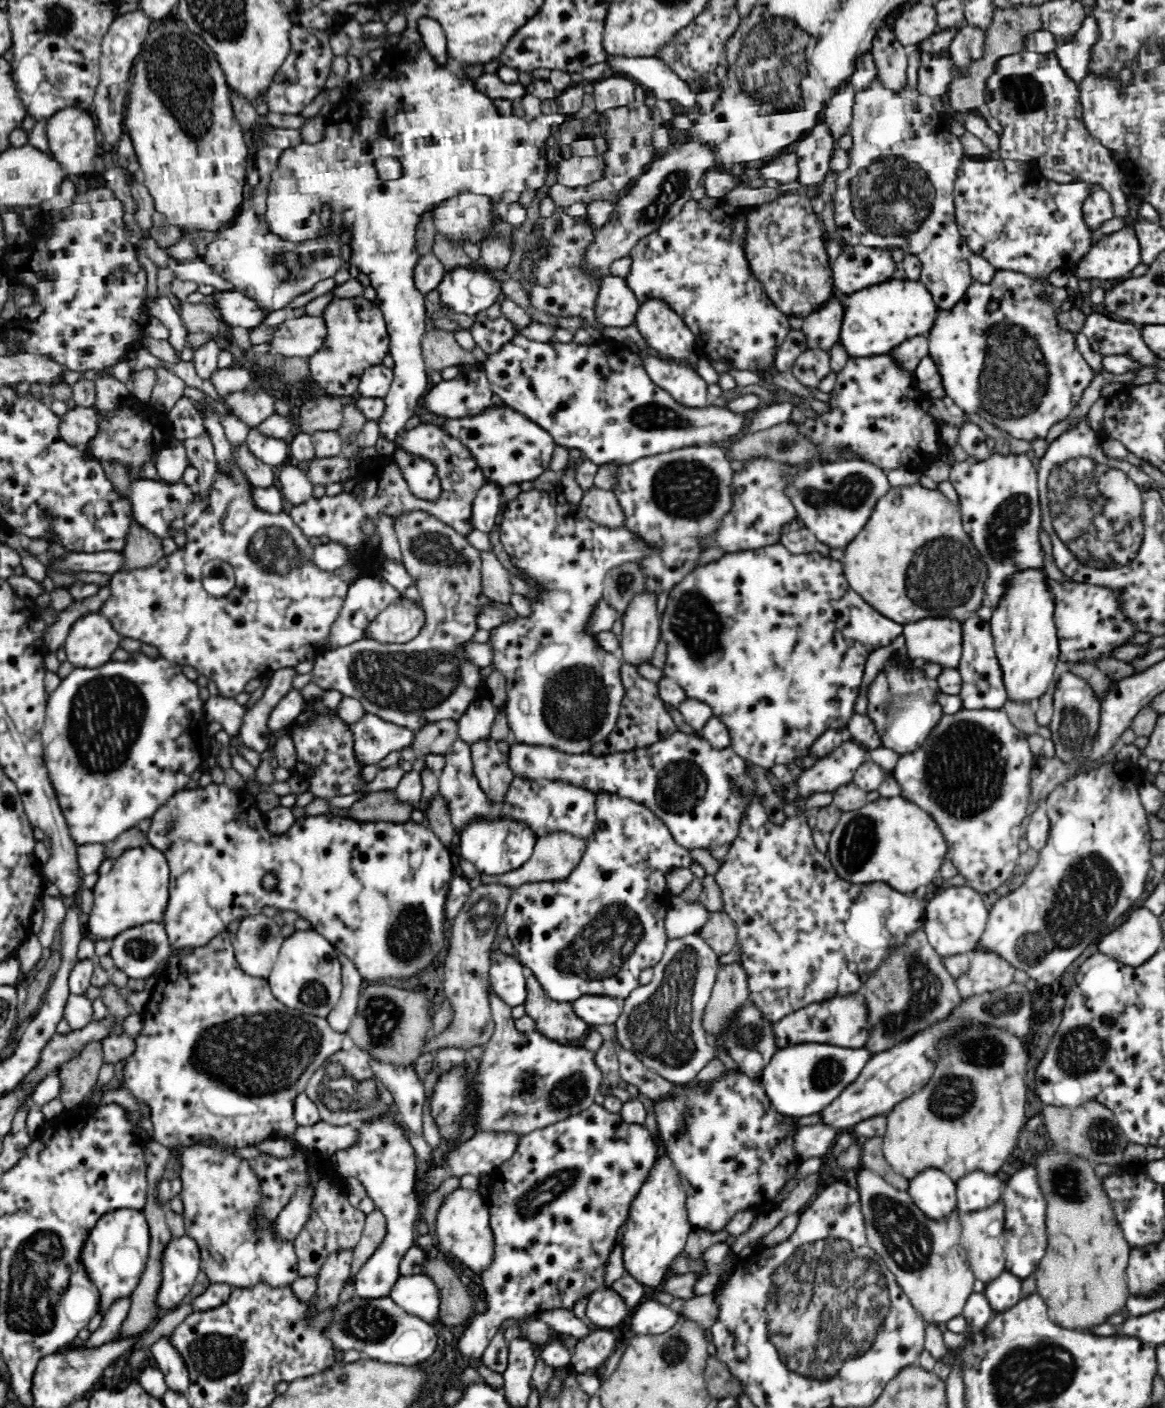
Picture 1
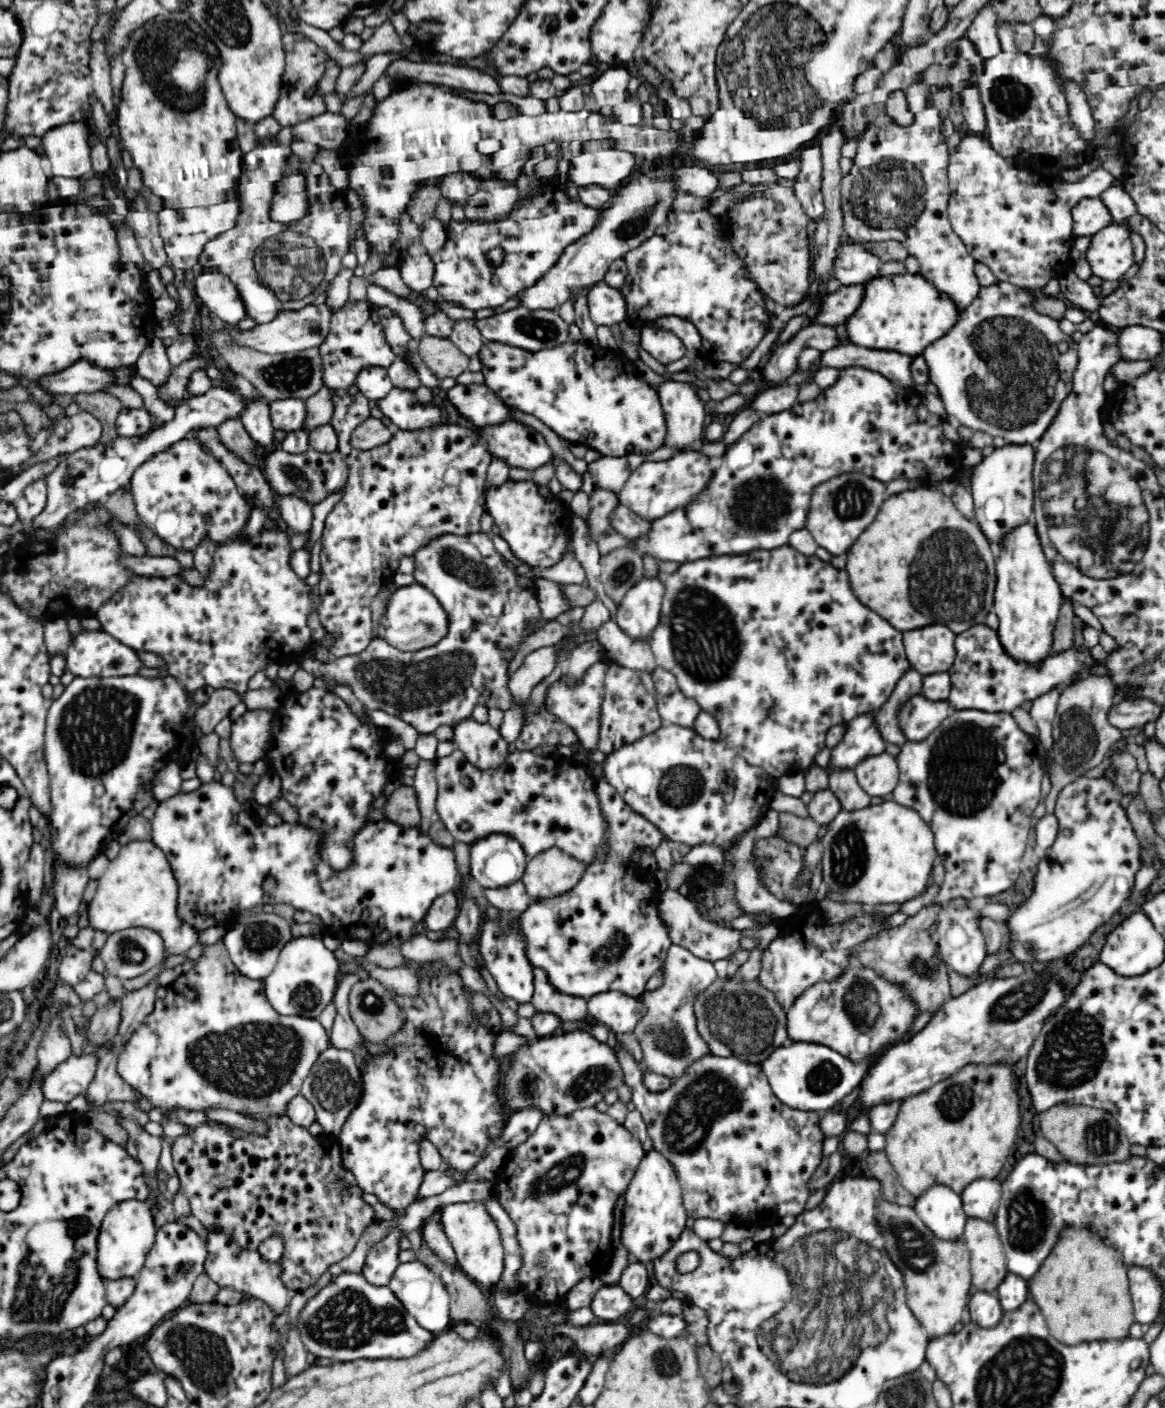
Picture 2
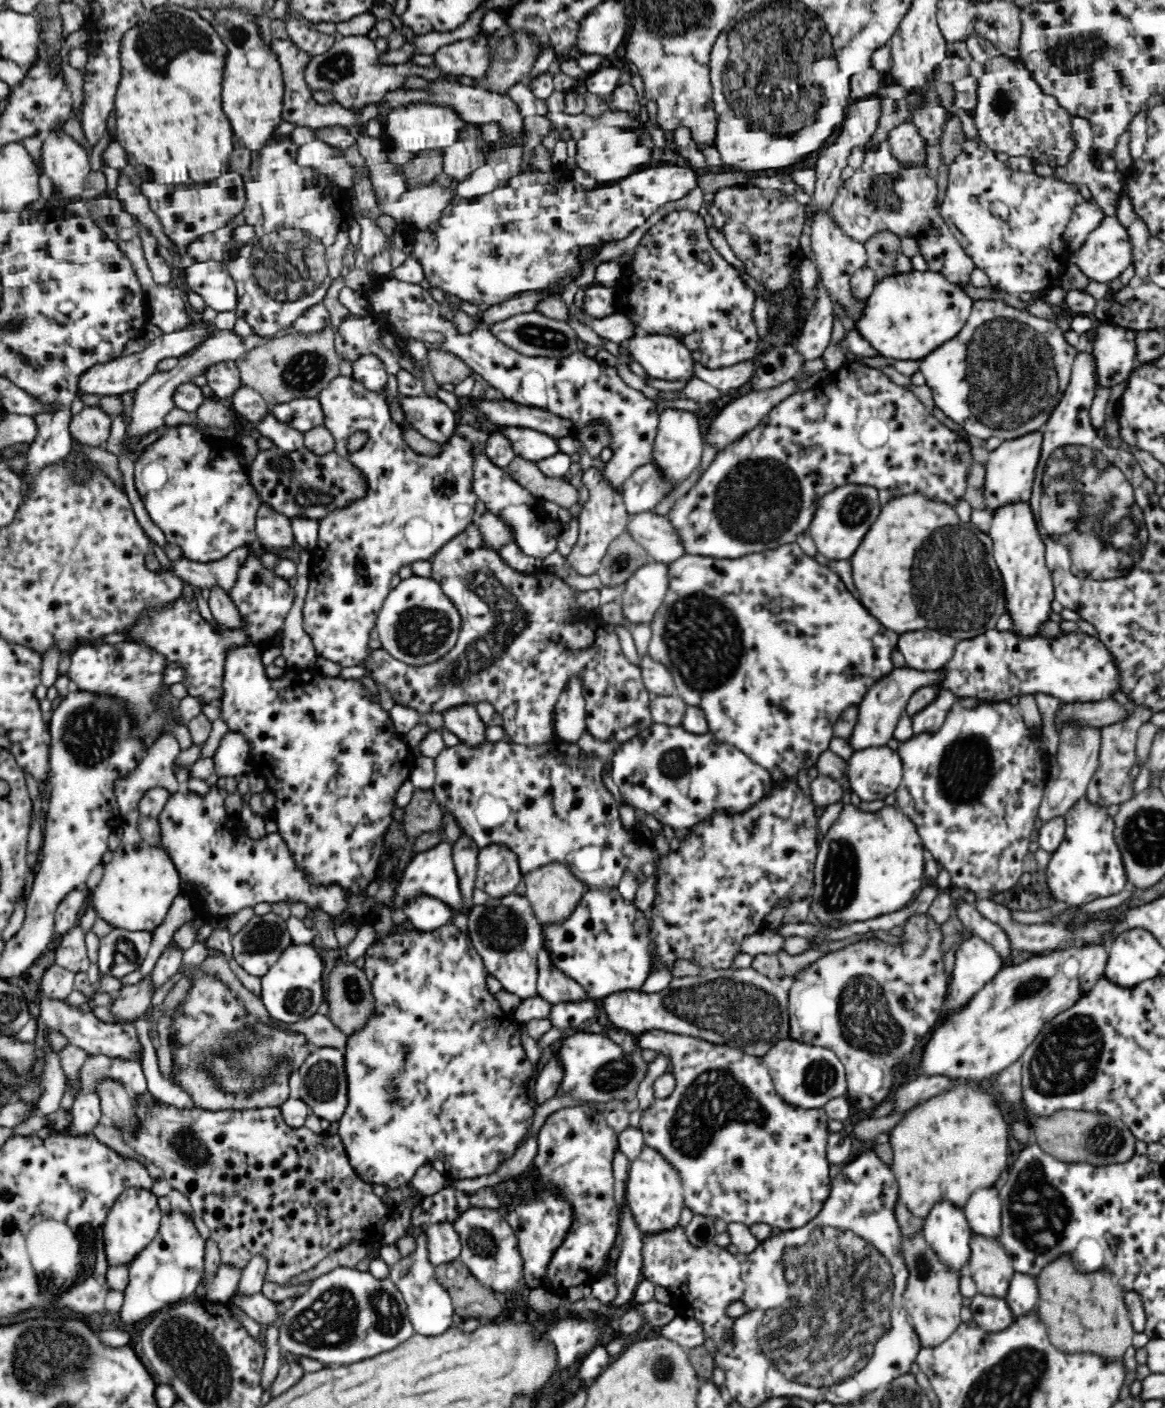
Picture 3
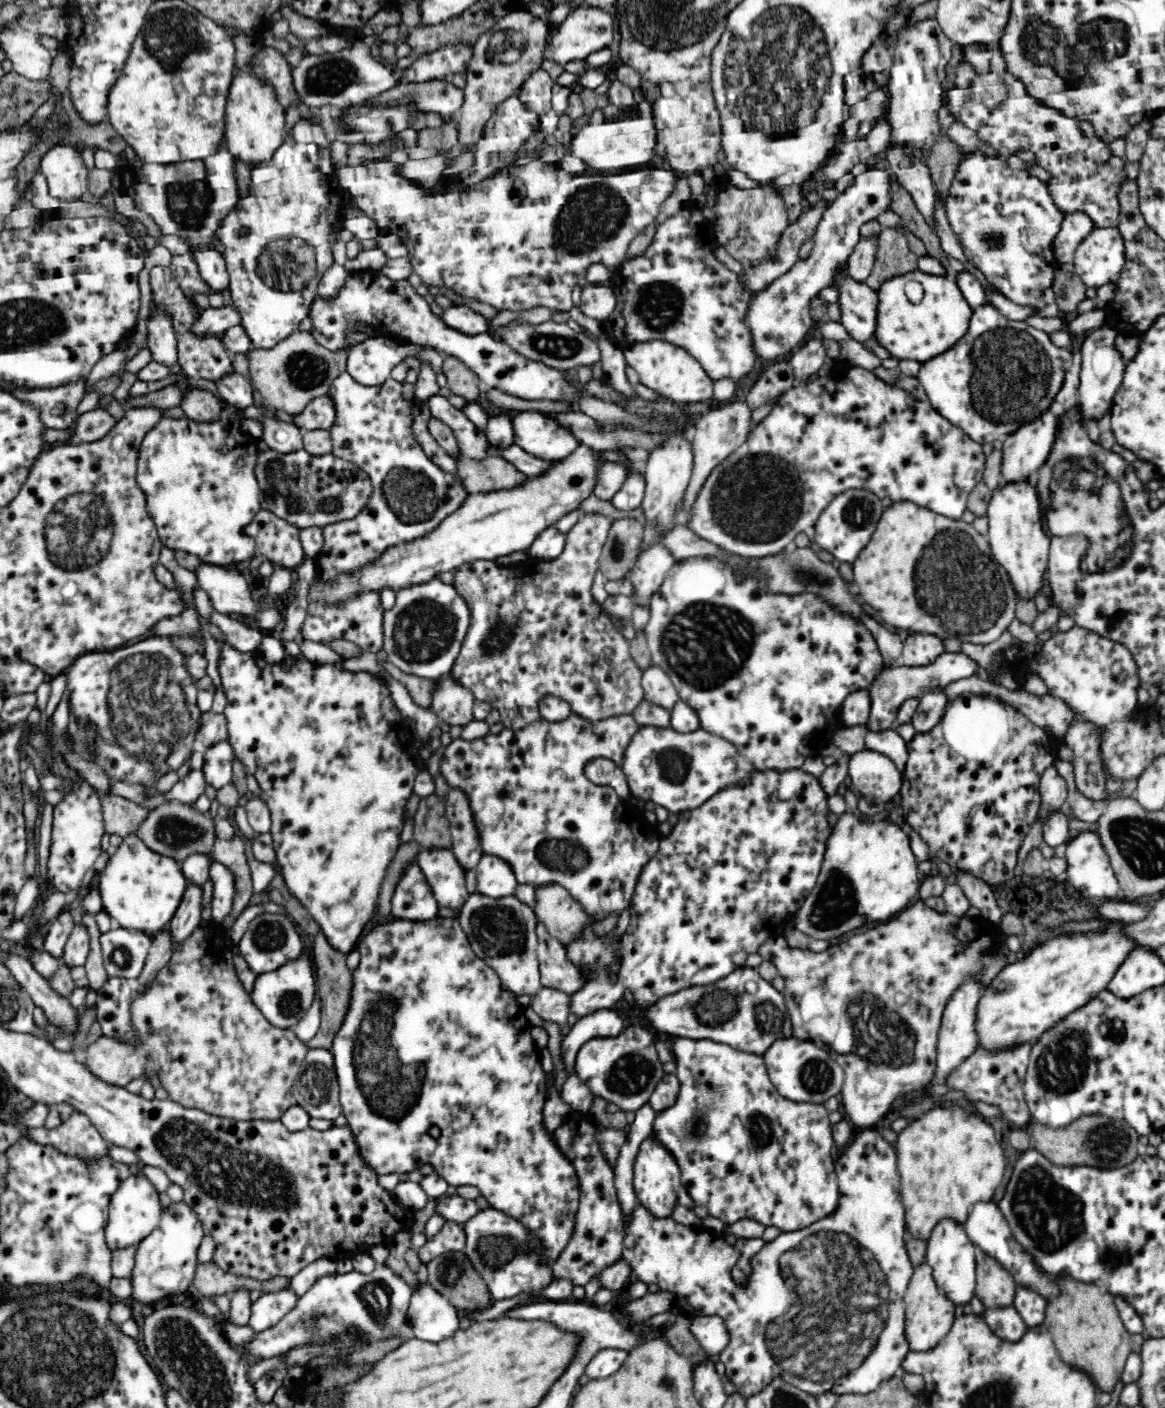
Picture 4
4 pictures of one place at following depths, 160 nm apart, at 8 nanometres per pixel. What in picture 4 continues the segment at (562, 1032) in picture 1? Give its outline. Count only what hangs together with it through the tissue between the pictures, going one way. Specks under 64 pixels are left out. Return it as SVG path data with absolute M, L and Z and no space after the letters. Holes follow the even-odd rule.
M536 918L537 959L541 973L541 985L556 988L568 994L578 992L584 983L582 972L567 957L567 950L553 937L545 924Z

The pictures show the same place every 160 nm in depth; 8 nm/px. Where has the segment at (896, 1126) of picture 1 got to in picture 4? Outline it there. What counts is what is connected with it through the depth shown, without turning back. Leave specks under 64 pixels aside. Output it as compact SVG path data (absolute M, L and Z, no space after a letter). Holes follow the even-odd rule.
M950 1103L950 1104L939 1104L935 1107L930 1108L927 1113L923 1114L923 1117L898 1133L897 1142L895 1143L896 1156L897 1156L897 1167L899 1172L899 1178L901 1183L901 1198L905 1207L905 1223L906 1228L910 1231L910 1235L915 1240L924 1240L928 1242L932 1229L938 1224L938 1221L942 1220L954 1220L956 1223L964 1224L970 1216L970 1210L974 1204L978 1202L988 1202L992 1200L1002 1178L1004 1178L1004 1168L1006 1168L1006 1160L1004 1160L1004 1150L1000 1148L1000 1144L996 1142L996 1134L994 1129L989 1123L983 1120L983 1118L973 1111L970 1111L966 1103Z

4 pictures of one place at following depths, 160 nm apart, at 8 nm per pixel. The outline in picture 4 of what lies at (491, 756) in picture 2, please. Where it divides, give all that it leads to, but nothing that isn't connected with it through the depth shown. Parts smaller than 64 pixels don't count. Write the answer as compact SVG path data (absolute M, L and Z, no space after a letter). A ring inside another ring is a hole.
M451 670L435 679L432 692L430 709L442 722L464 727L473 720L475 697L451 675Z

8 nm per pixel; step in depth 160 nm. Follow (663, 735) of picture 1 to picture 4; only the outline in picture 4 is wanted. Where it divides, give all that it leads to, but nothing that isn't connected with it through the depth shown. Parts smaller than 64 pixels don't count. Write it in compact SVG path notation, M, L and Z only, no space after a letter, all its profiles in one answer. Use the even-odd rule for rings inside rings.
M583 513L578 522L571 528L566 535L566 542L564 550L560 553L558 558L554 560L534 560L522 562L515 566L500 567L493 560L473 560L464 563L455 572L454 586L460 593L460 596L466 600L466 604L470 609L470 626L466 633L465 639L462 641L462 648L460 654L455 660L451 668L451 675L462 686L472 691L475 700L490 704L492 709L497 709L500 712L501 722L504 728L514 729L518 731L524 729L528 724L534 723L536 719L540 719L540 712L538 711L538 702L542 700L547 694L554 695L558 698L568 702L572 712L582 717L582 719L604 720L610 716L630 715L644 699L644 689L641 685L641 676L643 675L640 667L634 663L634 659L630 656L628 639L620 635L620 631L616 631L616 627L612 626L610 618L607 618L604 608L597 603L592 595L591 586L594 582L594 574L598 568L601 550L606 542L608 536L608 528L610 522L600 513Z

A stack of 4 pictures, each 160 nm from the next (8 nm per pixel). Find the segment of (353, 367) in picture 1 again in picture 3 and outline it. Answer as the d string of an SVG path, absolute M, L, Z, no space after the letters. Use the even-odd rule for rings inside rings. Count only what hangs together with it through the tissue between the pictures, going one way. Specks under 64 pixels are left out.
M370 314L365 317L346 317L335 334L335 348L341 359L354 363L364 354L376 354L386 365L387 374L396 374L401 370L395 355L378 345L382 330Z

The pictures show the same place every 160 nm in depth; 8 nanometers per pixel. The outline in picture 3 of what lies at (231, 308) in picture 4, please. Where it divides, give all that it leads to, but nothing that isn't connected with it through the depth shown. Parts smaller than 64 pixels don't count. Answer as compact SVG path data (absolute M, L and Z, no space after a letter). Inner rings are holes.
M204 318L198 322L190 321L182 330L160 335L138 354L130 354L130 356L124 356L124 358L119 357L108 364L89 368L79 378L79 390L83 390L87 394L98 394L100 397L120 396L128 390L136 390L157 371L158 364L162 360L180 357L212 336L214 332L210 328L212 325L213 322L204 320Z

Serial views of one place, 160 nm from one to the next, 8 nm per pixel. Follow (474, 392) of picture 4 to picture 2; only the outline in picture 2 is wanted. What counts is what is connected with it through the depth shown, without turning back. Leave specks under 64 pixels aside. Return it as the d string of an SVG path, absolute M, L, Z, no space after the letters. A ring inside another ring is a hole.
M426 334L416 345L422 361L438 378L457 378L468 371L470 358L452 344L449 338Z

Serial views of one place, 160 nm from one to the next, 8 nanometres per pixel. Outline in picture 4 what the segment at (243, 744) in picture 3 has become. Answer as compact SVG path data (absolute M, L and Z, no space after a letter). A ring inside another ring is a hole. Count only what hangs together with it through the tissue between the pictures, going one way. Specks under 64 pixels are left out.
M228 740L206 748L203 756L204 765L201 772L206 784L218 790L232 783L232 760L235 756Z

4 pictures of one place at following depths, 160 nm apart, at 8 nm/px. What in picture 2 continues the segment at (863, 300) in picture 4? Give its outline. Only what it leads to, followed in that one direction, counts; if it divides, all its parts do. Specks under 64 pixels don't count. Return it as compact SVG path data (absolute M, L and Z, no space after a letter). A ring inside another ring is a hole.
M814 142L812 146L808 145L802 149L800 154L800 174L795 178L793 189L795 195L804 207L806 215L810 221L820 224L820 221L824 220L825 206L823 201L823 194L821 191L821 182L823 177L823 160L821 155L821 145L818 142ZM848 236L840 239L833 265L833 276L835 276L836 281L845 286L863 284L880 276L878 270L882 262L878 259L878 256L874 256L864 246L861 246L862 244L853 241Z

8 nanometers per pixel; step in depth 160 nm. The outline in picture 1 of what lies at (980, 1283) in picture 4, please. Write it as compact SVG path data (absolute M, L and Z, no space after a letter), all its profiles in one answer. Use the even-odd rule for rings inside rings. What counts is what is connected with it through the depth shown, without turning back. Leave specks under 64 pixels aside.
M998 1202L986 1210L960 1214L962 1225L961 1244L967 1251L967 1257L976 1280L981 1280L985 1285L998 1278L1007 1270L1005 1267L1004 1248L1004 1221L1005 1209L1003 1203Z

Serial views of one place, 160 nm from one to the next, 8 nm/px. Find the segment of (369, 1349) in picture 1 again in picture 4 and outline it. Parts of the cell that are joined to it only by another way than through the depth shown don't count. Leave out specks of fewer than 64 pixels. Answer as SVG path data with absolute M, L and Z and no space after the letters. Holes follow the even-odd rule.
M385 1263L377 1264L370 1274L351 1271L346 1274L333 1274L318 1279L302 1296L292 1312L288 1312L278 1324L260 1332L238 1348L244 1356L262 1359L288 1352L304 1342L320 1342L328 1336L346 1334L352 1327L363 1330L373 1343L380 1338L392 1338L405 1332L412 1288Z

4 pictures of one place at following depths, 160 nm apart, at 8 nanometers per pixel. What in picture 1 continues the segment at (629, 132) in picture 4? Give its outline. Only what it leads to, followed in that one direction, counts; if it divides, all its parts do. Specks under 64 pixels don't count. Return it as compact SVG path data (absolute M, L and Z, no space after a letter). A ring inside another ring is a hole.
M600 155L571 156L568 160L559 162L557 184L571 189L589 187L603 179L606 167L607 164Z

